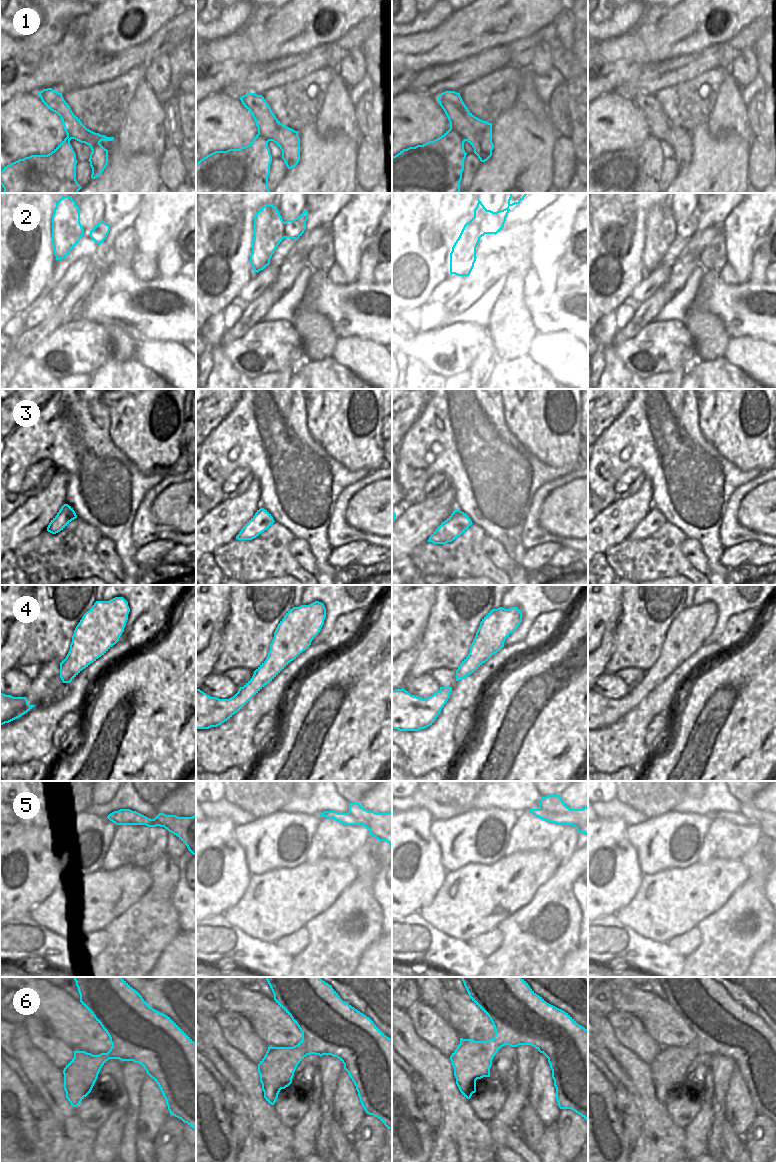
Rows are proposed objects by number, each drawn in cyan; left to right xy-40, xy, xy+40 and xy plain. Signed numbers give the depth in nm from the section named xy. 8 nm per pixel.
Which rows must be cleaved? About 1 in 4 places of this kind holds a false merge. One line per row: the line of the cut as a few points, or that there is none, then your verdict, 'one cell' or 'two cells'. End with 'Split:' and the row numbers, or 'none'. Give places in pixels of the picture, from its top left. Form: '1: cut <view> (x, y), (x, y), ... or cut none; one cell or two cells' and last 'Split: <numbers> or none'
1: cut none; one cell
2: cut xy+40 (476, 206), (480, 237); two cells
3: cut none; one cell
4: cut none; one cell
5: cut none; one cell
6: cut none; one cell
Split: 2

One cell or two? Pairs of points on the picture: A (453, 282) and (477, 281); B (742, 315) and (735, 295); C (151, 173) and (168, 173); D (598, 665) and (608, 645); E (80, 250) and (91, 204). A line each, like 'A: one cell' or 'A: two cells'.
A: two cells
B: one cell
C: two cells
D: one cell
E: one cell

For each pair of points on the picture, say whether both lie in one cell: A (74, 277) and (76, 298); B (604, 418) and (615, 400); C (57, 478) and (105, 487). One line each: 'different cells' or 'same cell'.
A: different cells
B: same cell
C: different cells

